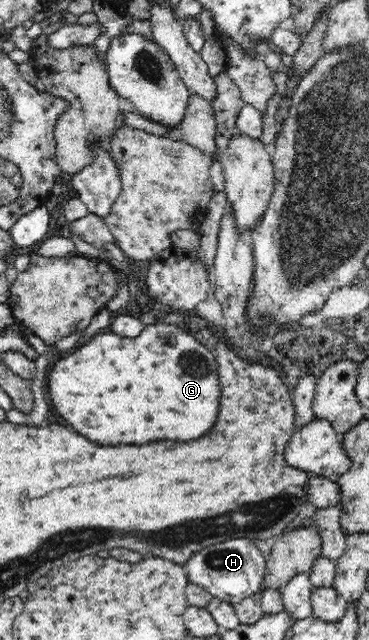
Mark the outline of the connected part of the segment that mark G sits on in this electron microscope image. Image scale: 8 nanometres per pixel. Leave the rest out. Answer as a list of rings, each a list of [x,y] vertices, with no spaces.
[[[145,324],[136,336],[123,338],[111,332],[97,332],[91,342],[61,358],[46,378],[51,398],[48,406],[57,410],[69,426],[91,438],[91,442],[111,442],[111,446],[153,440],[187,442],[203,436],[215,424],[222,400],[218,362],[210,349],[173,324]]]

